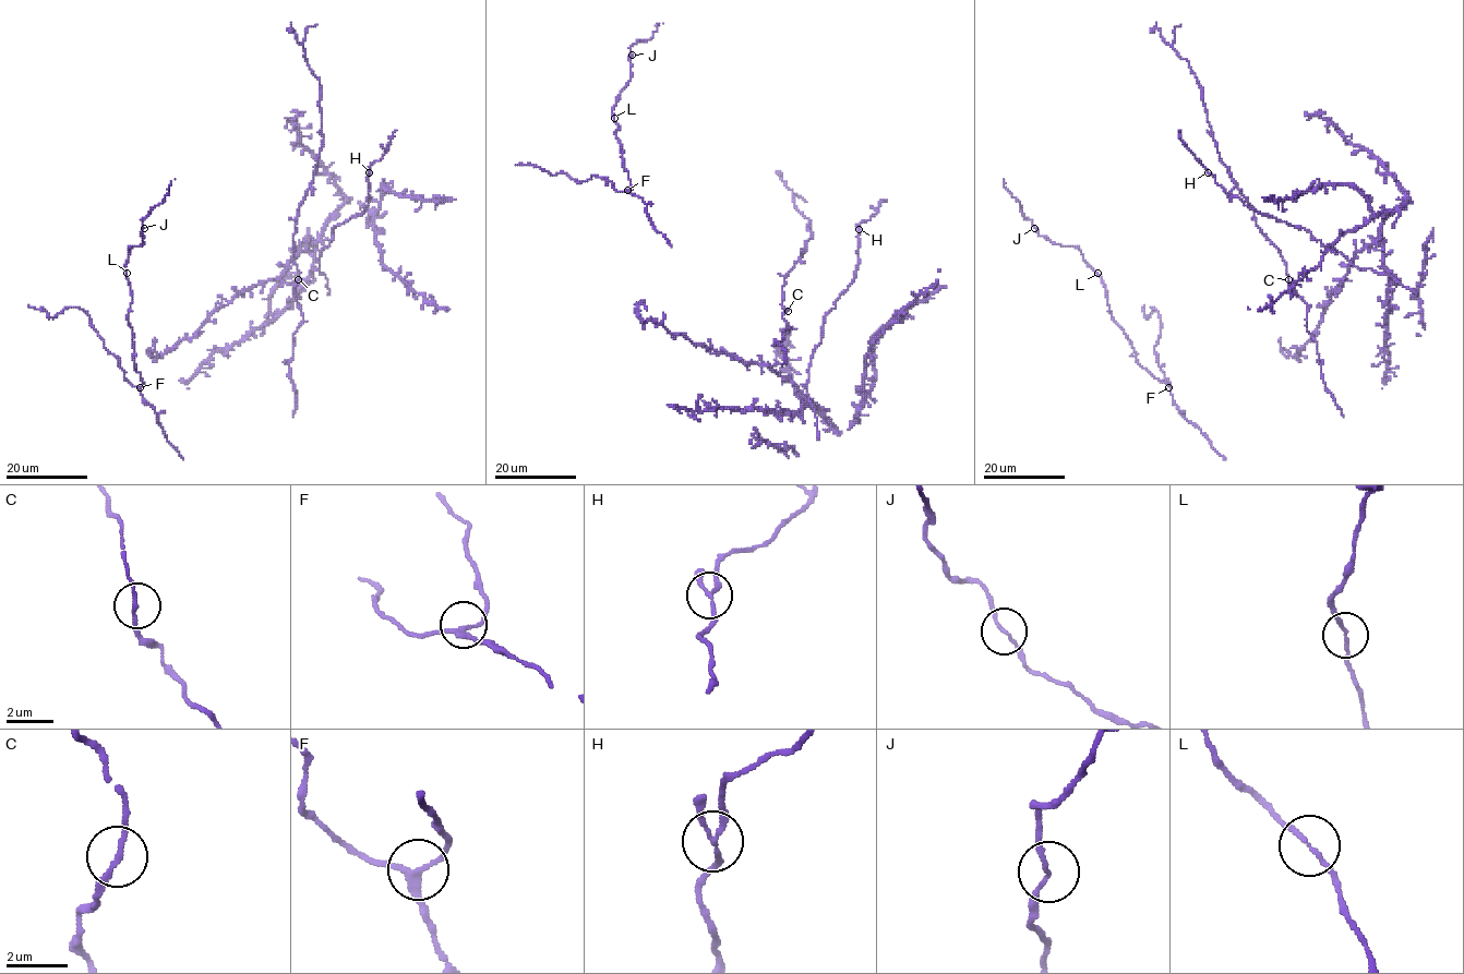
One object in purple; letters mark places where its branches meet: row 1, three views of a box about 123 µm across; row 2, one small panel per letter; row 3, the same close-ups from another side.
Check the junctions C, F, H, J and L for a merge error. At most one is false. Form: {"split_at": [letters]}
{"split_at": []}

